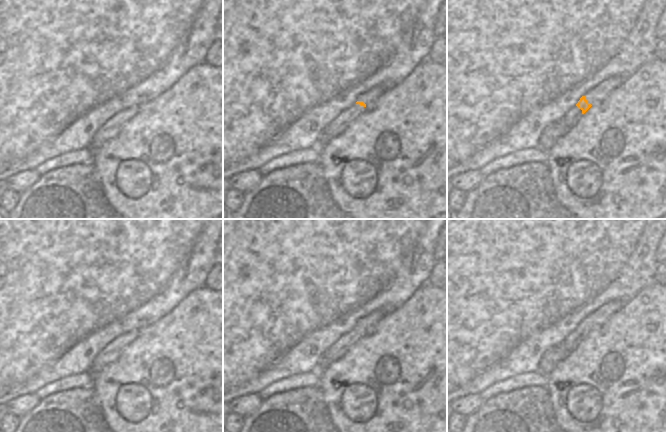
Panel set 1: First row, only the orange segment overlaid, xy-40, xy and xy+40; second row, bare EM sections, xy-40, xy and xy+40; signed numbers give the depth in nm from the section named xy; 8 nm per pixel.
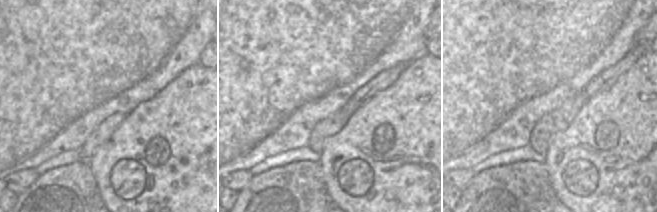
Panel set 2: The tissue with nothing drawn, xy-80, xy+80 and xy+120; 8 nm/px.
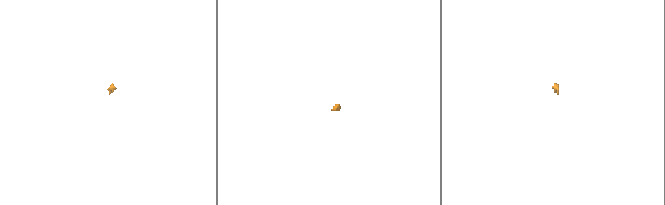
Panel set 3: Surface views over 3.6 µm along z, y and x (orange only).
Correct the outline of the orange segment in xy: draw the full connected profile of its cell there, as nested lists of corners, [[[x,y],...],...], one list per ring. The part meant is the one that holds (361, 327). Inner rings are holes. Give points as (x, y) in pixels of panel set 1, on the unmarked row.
[[[373,311],[369,315],[360,319],[357,326],[349,333],[340,337],[324,354],[322,365],[327,365],[333,361],[337,361],[361,338],[365,332],[375,323],[380,321],[384,313],[381,311]]]

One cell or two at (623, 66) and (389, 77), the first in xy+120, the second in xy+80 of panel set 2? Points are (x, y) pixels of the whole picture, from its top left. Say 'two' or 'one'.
one

